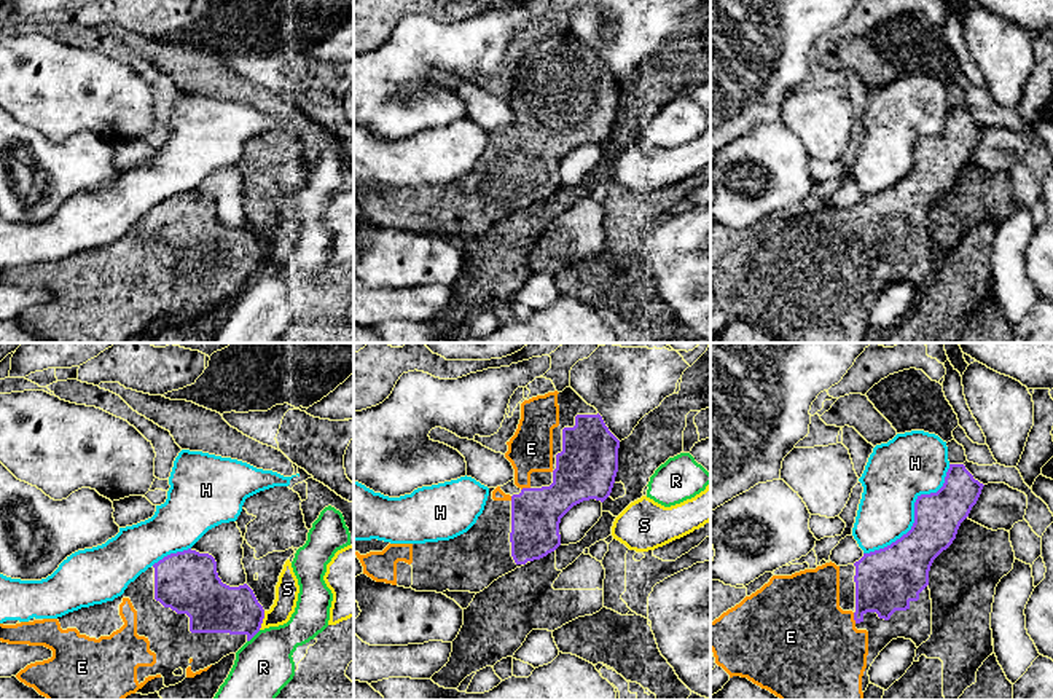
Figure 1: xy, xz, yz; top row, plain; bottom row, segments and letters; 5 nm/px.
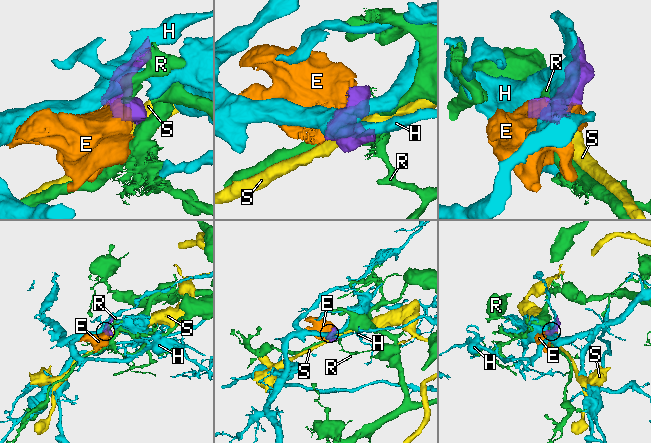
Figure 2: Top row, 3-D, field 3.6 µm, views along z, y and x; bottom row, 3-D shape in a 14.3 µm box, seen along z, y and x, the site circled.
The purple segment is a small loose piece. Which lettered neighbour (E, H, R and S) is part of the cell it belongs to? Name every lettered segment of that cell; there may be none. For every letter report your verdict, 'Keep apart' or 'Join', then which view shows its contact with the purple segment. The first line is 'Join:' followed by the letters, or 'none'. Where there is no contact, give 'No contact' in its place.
Join: E
E: Join. Touches purple in yz
H: Keep apart. Touches purple in yz
R: Keep apart. Touches purple in xy
S: Keep apart. Touches purple in xy

